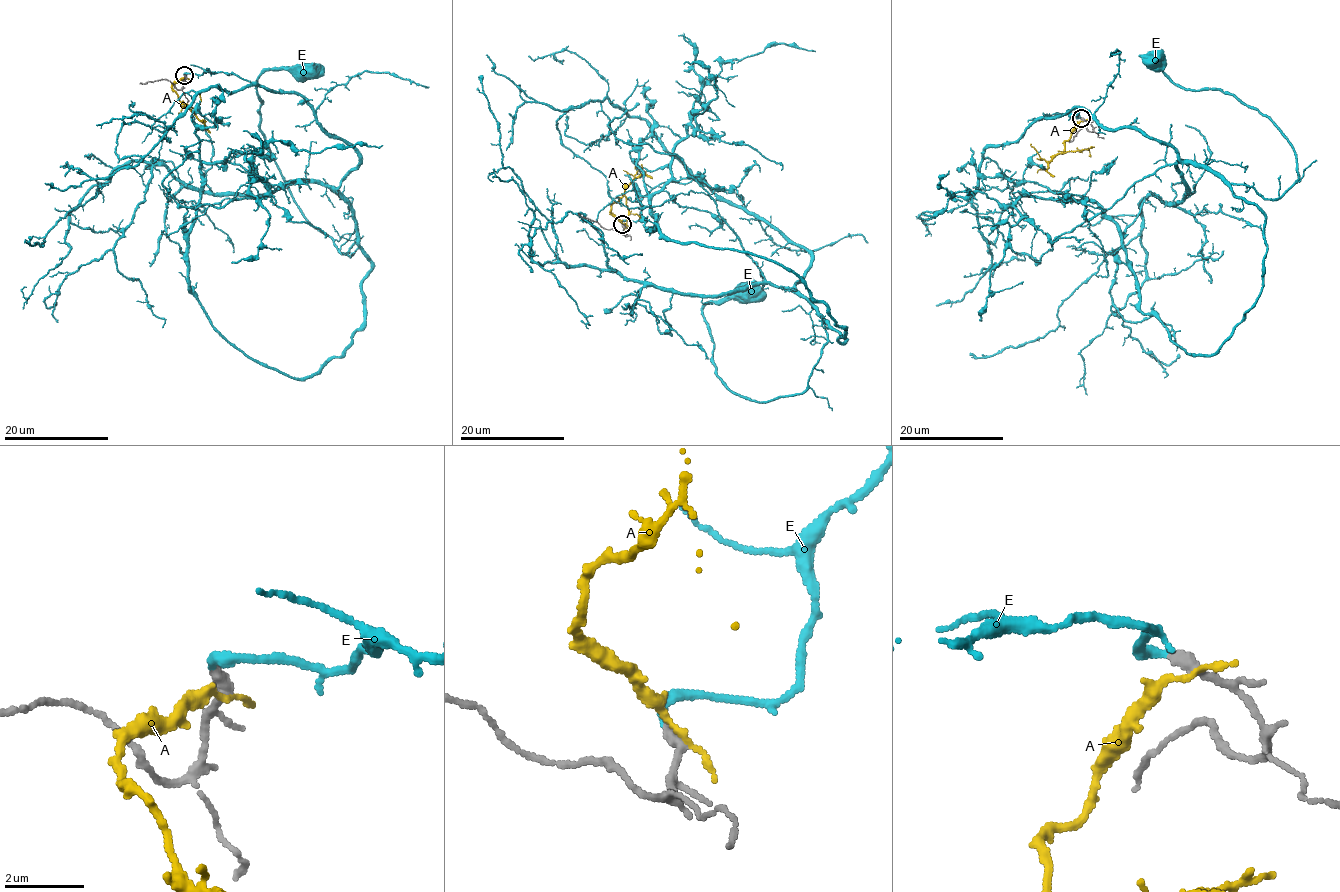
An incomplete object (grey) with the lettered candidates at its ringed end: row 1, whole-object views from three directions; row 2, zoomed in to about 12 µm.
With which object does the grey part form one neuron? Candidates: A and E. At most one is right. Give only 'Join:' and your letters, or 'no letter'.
Join: E

